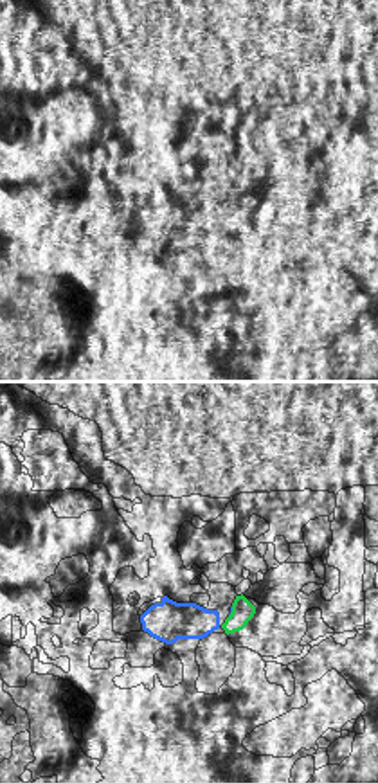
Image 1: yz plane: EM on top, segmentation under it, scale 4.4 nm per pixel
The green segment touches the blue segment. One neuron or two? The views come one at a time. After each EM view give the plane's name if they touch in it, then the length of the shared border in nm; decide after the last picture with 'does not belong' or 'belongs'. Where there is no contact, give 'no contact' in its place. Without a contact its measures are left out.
meets green in yz; contact 50 nm long

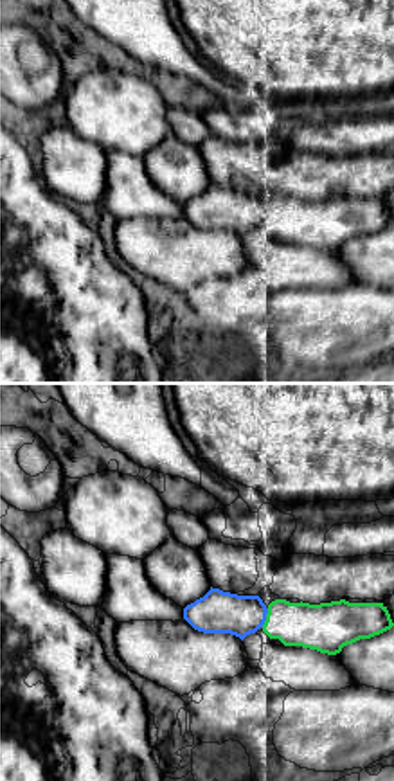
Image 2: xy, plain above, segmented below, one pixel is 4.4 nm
meets green in xy; contact 90 nm long

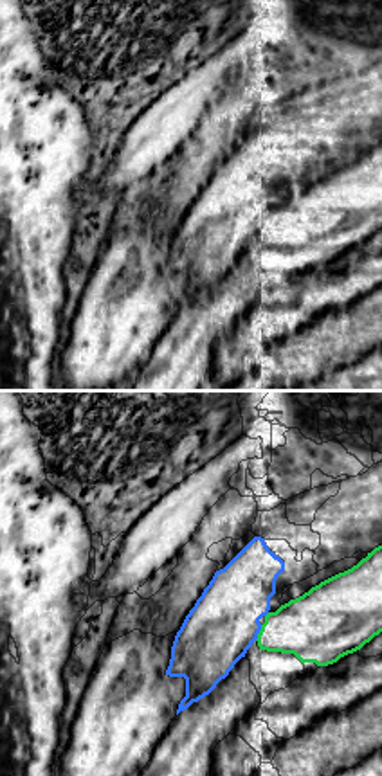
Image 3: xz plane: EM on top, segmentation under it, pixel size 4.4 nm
meets green in xz; contact 80 nm long

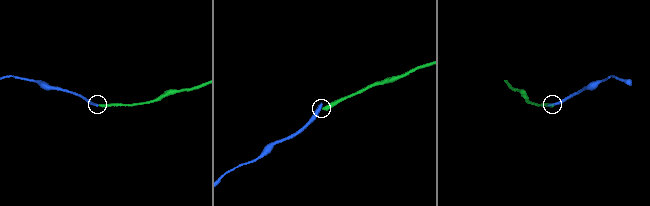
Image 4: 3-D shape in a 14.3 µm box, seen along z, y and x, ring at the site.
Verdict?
belongs

